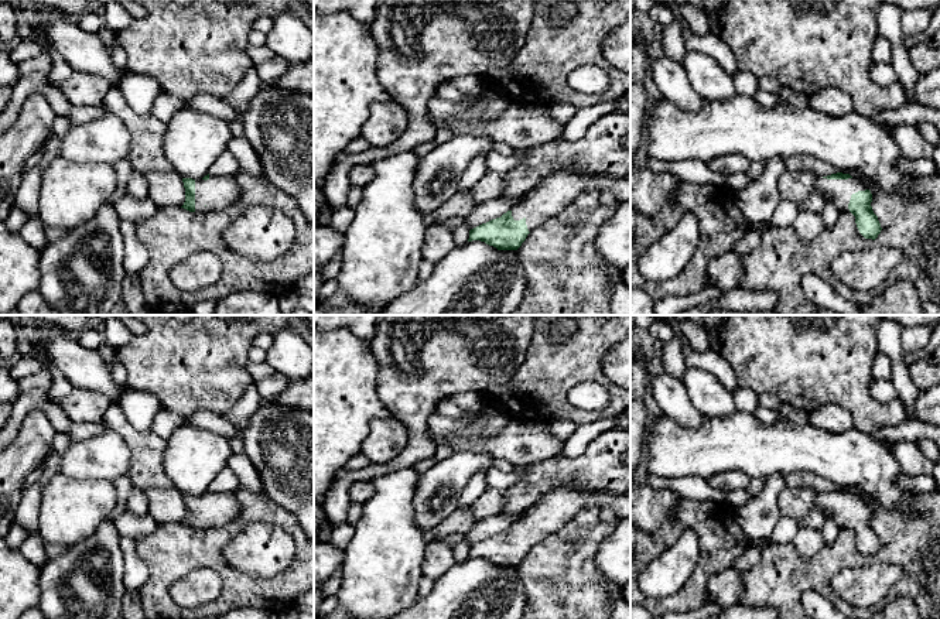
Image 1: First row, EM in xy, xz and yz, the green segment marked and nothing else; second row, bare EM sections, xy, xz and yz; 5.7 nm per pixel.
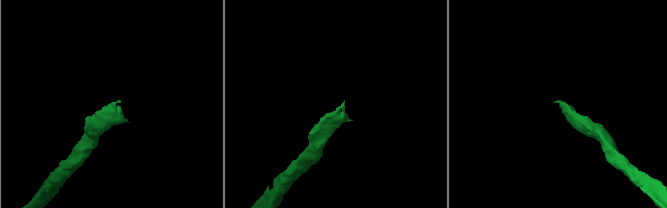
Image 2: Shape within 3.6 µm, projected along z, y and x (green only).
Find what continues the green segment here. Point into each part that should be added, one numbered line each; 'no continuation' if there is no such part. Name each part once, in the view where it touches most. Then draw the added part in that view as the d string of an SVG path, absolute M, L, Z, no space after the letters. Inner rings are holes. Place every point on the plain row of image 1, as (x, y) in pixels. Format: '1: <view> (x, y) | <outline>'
1: xz (554, 509) | M557 488L522 512L513 521L515 537L526 536L529 548L574 520L581 509L612 506L616 517L630 517L630 493Z

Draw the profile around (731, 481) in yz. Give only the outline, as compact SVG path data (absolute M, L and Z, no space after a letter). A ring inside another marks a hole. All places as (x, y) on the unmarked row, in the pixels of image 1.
M739 471L717 473L707 479L710 486L712 486L724 493L746 489L749 481L751 479L748 478L748 475L745 475L744 472L739 472Z

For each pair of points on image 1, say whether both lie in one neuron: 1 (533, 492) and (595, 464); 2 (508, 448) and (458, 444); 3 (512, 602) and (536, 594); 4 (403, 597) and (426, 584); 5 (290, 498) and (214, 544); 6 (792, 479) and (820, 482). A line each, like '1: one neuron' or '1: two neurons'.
1: one neuron
2: one neuron
3: two neurons
4: two neurons
5: two neurons
6: one neuron

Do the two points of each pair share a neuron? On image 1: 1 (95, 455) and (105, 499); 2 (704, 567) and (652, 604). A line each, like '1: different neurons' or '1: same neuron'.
1: different neurons
2: same neuron

